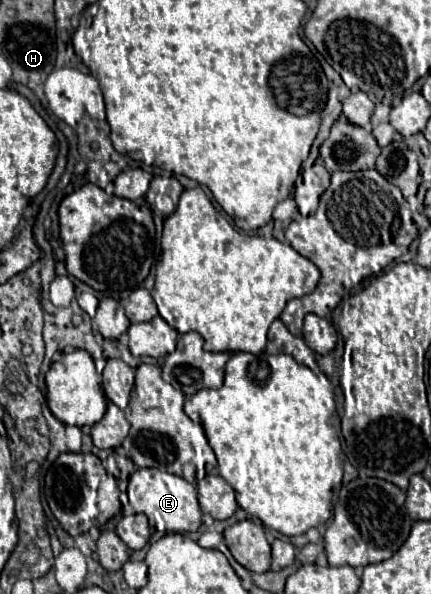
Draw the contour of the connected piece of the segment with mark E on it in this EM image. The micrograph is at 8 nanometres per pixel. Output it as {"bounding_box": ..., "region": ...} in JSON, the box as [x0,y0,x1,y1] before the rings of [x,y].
{"bounding_box":[127,469,201,533],"region":[[[137,469],[127,487],[127,496],[135,513],[145,513],[151,523],[157,525],[157,531],[163,533],[193,533],[201,525],[201,507],[197,489],[179,475],[165,473],[159,469]]]}

